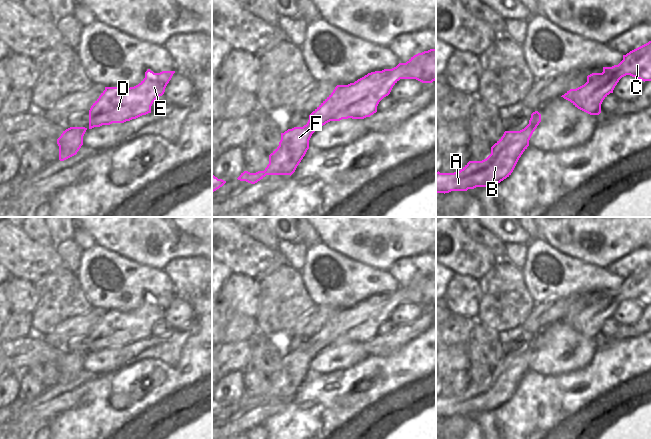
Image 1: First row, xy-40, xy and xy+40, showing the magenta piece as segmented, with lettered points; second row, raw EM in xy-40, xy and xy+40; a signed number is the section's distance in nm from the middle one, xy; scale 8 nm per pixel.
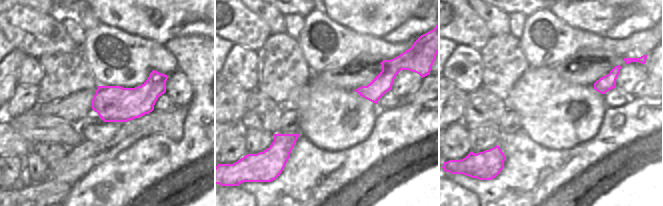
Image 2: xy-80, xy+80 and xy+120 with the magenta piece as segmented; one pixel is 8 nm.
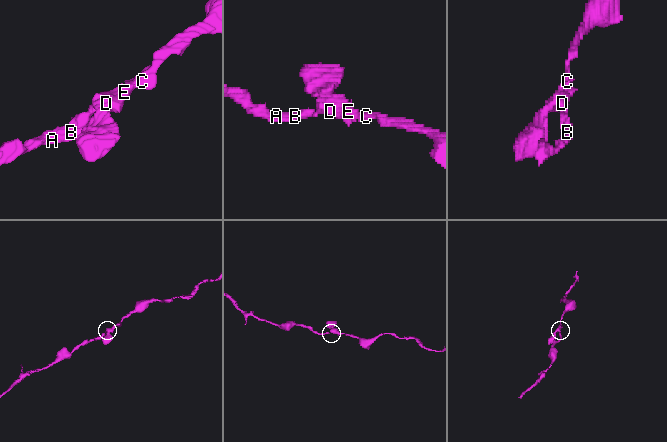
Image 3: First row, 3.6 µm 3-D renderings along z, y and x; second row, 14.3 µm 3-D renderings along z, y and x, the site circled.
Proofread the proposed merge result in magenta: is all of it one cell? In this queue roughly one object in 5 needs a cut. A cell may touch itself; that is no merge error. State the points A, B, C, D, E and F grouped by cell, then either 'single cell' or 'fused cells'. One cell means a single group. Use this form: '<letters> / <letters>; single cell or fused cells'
A B C D E F; single cell

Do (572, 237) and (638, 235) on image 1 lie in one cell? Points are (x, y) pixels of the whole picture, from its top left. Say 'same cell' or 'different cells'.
same cell

